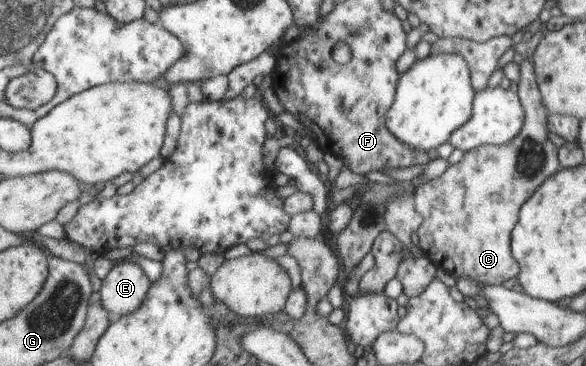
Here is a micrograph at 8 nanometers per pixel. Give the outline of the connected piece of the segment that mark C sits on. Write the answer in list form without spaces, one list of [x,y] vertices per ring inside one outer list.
[[[524,57],[523,63],[519,66],[518,95],[526,111],[526,123],[518,137],[499,146],[484,144],[467,151],[459,163],[449,165],[440,177],[420,184],[413,195],[416,211],[423,217],[417,229],[419,246],[437,267],[444,267],[457,279],[460,276],[466,276],[483,284],[499,286],[504,281],[517,277],[520,268],[511,252],[511,233],[518,223],[520,208],[547,178],[558,171],[558,165],[560,165],[558,149],[548,139],[547,107],[542,103],[533,61],[528,61]]]

